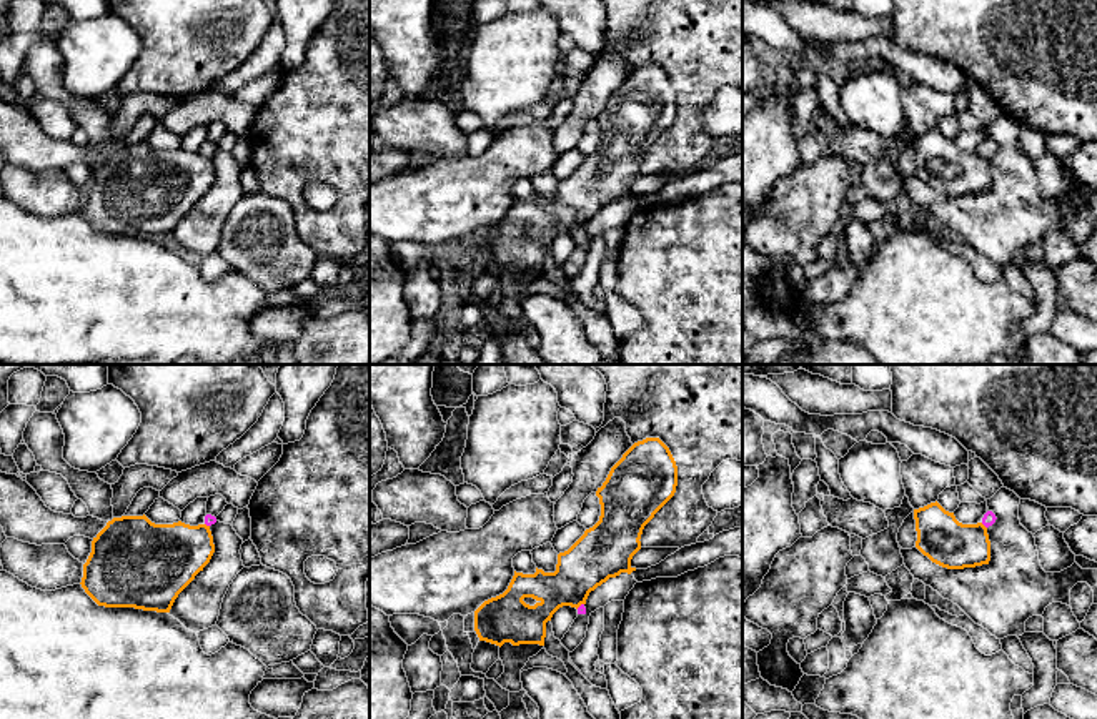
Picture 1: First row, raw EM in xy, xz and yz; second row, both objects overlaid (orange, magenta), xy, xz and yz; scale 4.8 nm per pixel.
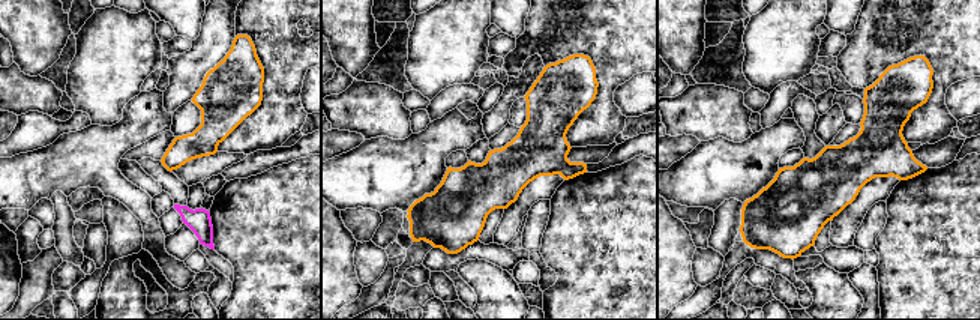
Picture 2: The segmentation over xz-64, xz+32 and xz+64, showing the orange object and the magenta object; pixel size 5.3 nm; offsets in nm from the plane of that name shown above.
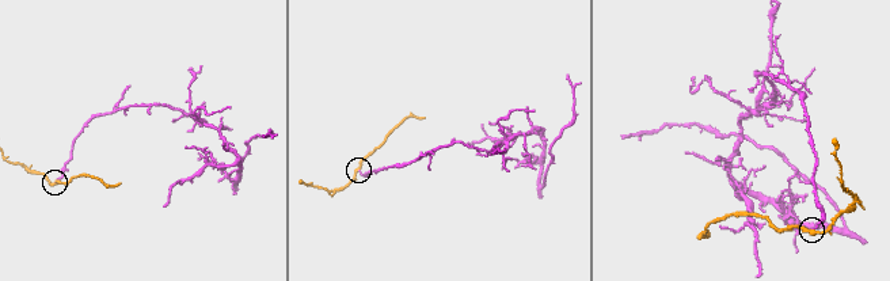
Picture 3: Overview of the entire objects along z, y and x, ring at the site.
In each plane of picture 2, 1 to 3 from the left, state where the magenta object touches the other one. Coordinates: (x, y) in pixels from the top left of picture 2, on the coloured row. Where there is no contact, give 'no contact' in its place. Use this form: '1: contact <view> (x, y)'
1: no contact
2: no contact
3: no contact

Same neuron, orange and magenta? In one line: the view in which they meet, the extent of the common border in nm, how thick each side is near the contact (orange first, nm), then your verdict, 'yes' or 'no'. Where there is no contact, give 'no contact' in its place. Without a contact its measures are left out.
contact in yz; length 40 nm; calibres 240 and 70 nm; no

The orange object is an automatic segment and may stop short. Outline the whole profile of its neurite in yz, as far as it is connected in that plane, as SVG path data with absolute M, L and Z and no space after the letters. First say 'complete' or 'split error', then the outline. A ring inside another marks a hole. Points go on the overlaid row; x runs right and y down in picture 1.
complete; M937 501L914 509L916 548L932 563L947 569L989 564L990 541L982 523L962 524Z

